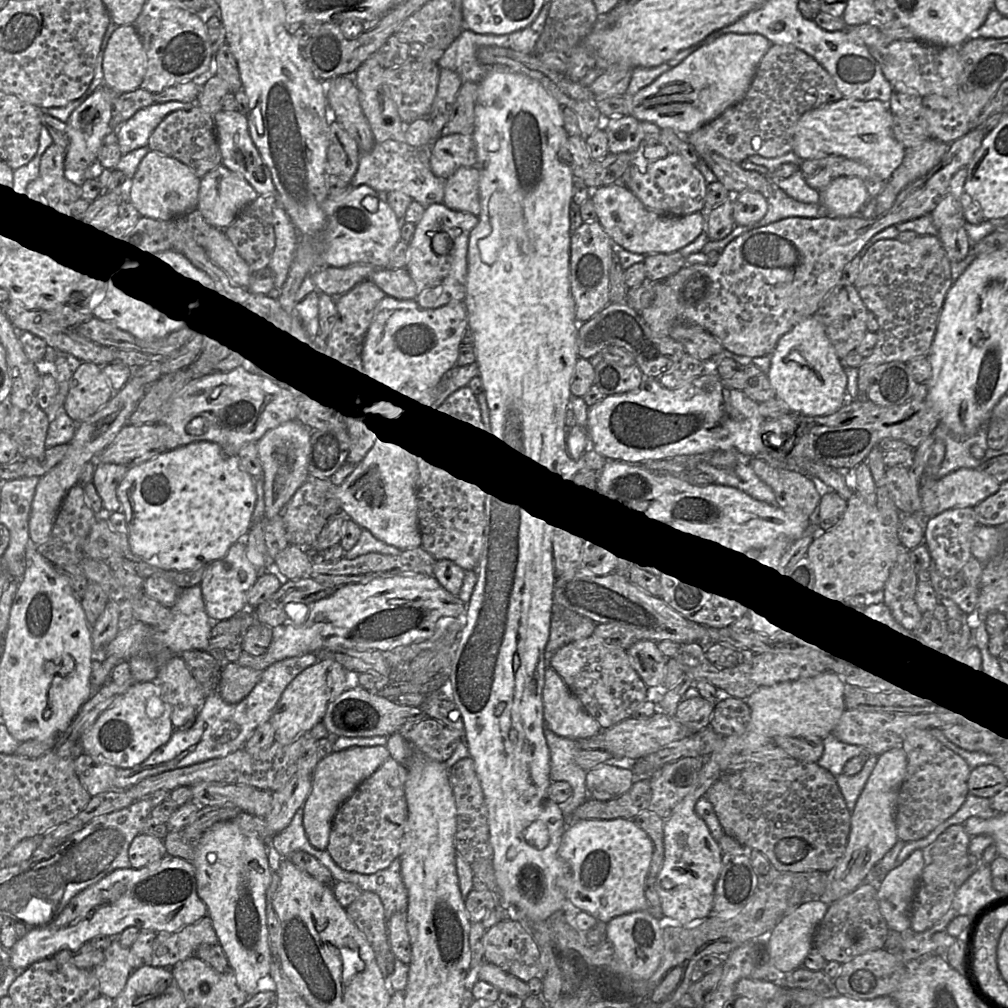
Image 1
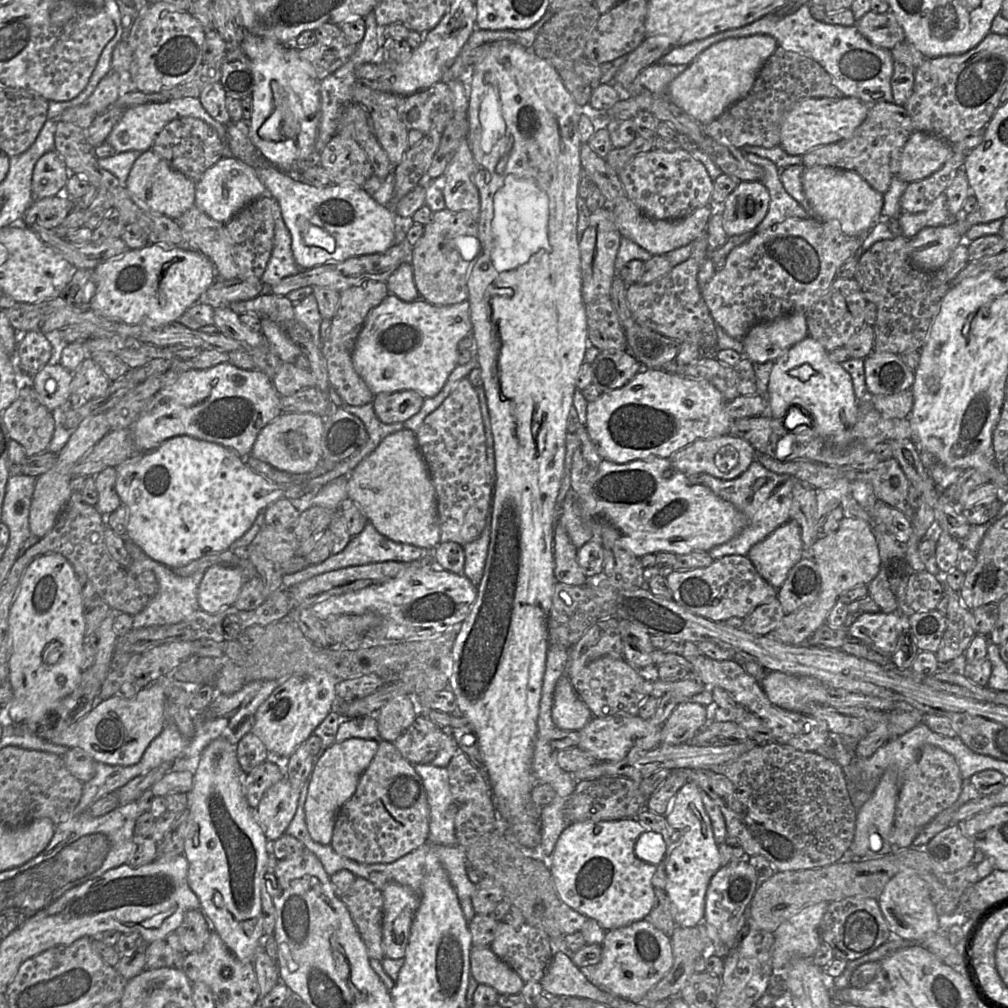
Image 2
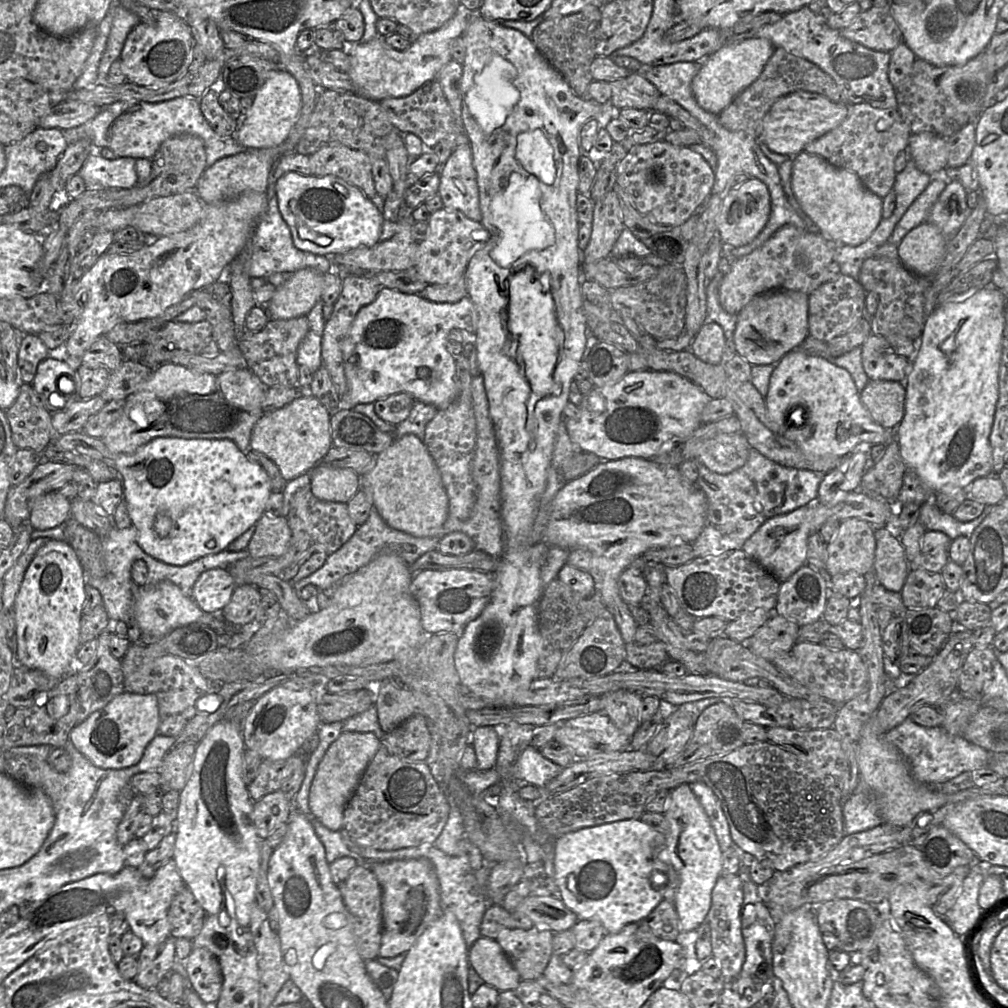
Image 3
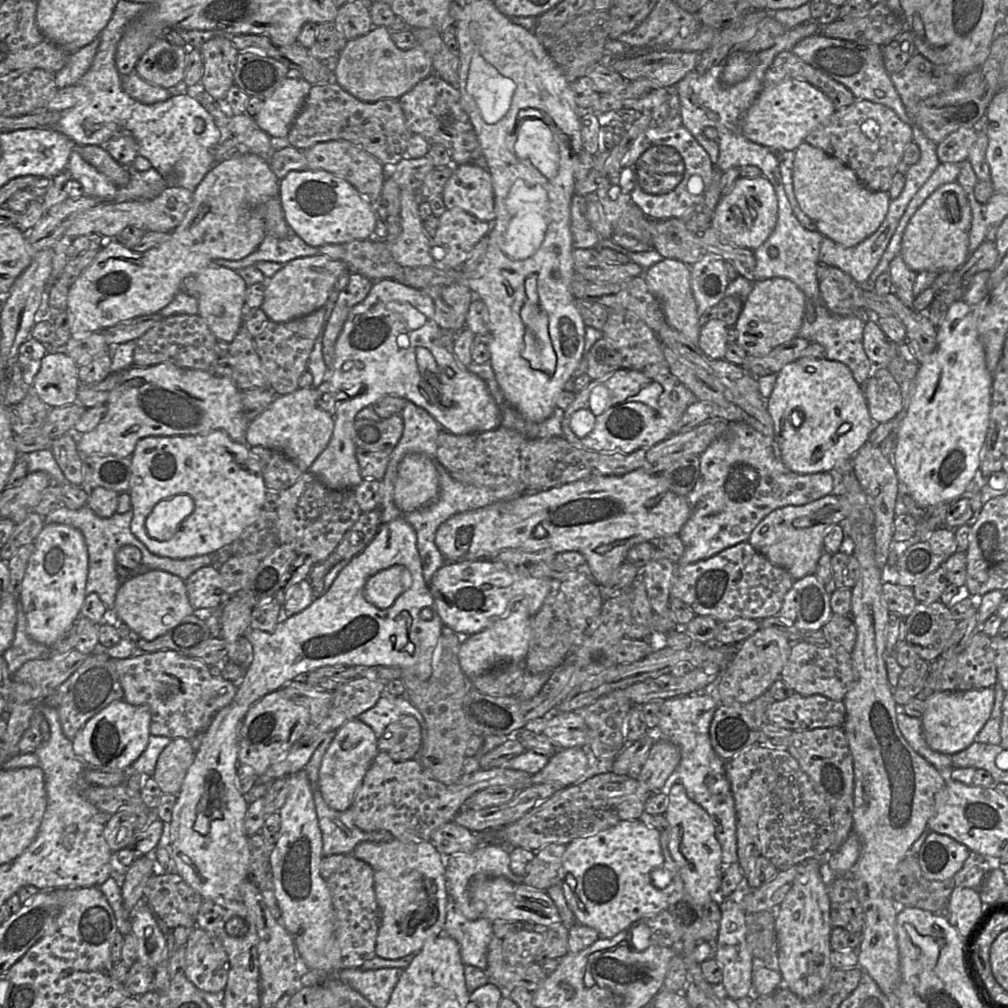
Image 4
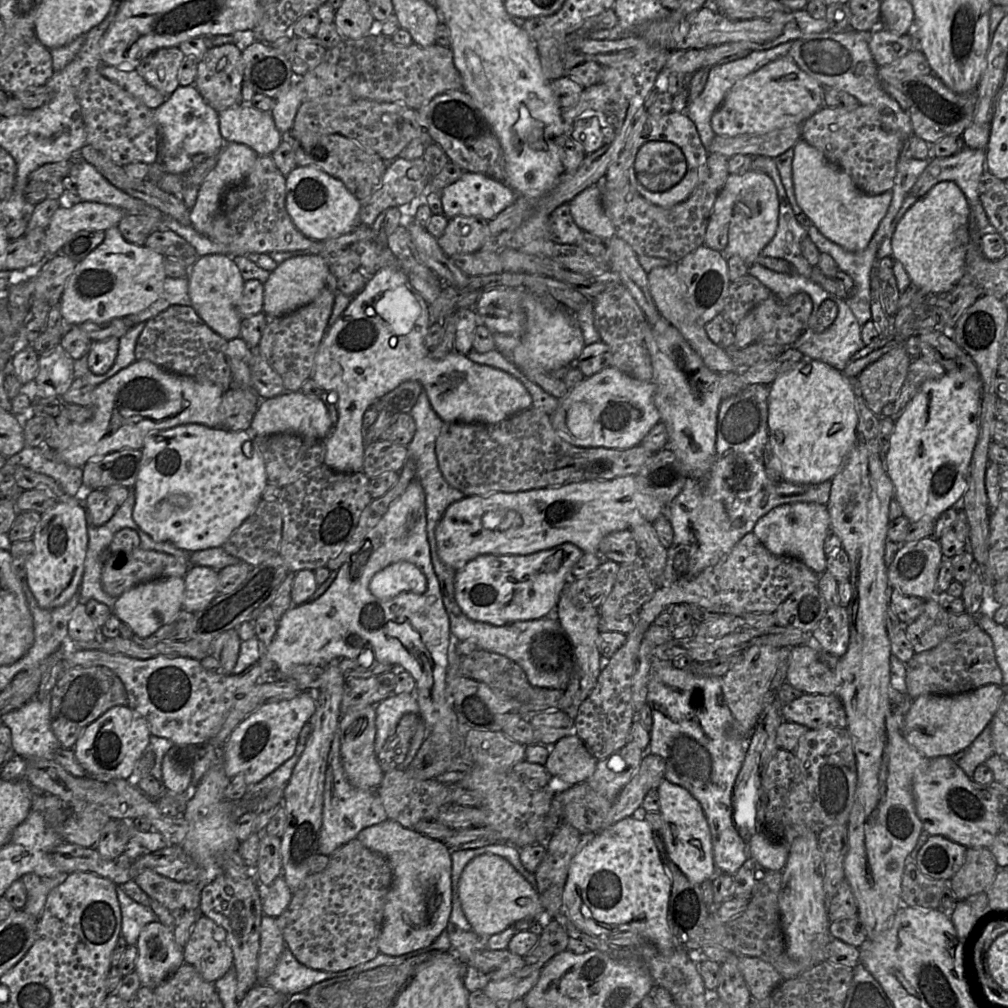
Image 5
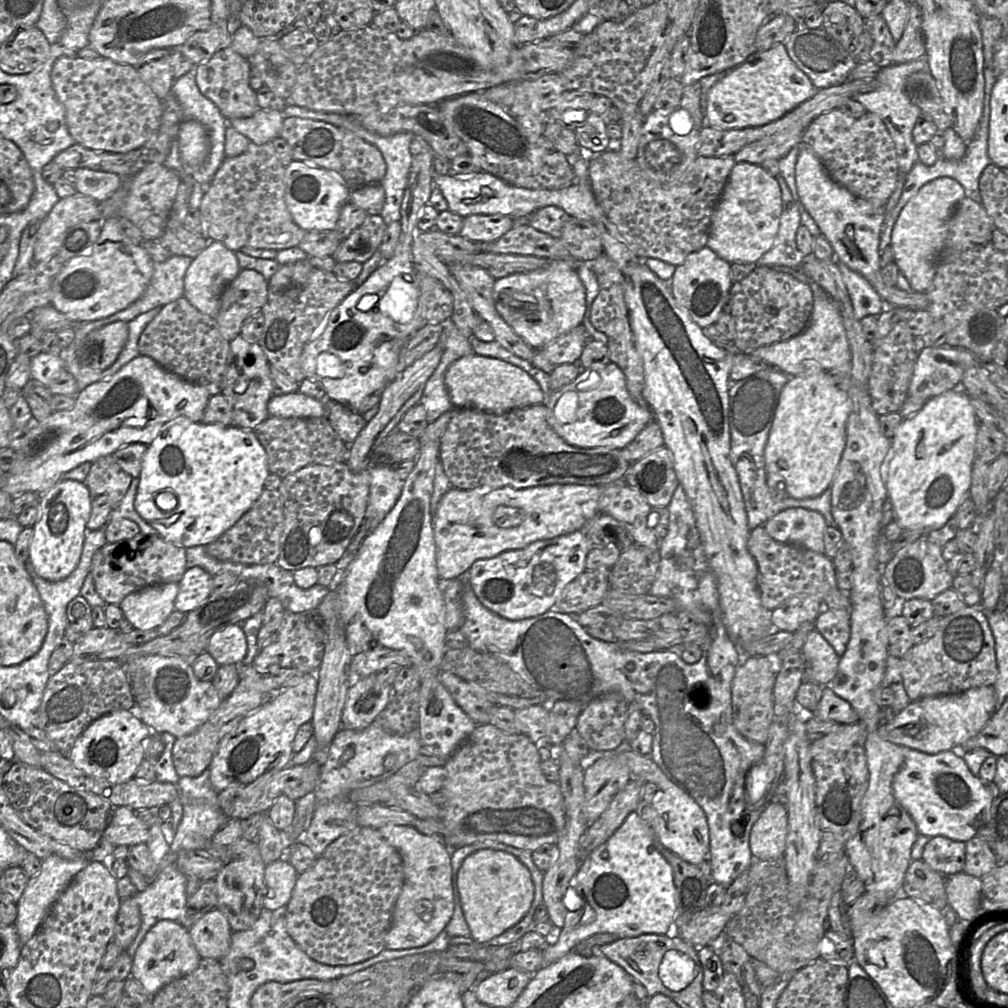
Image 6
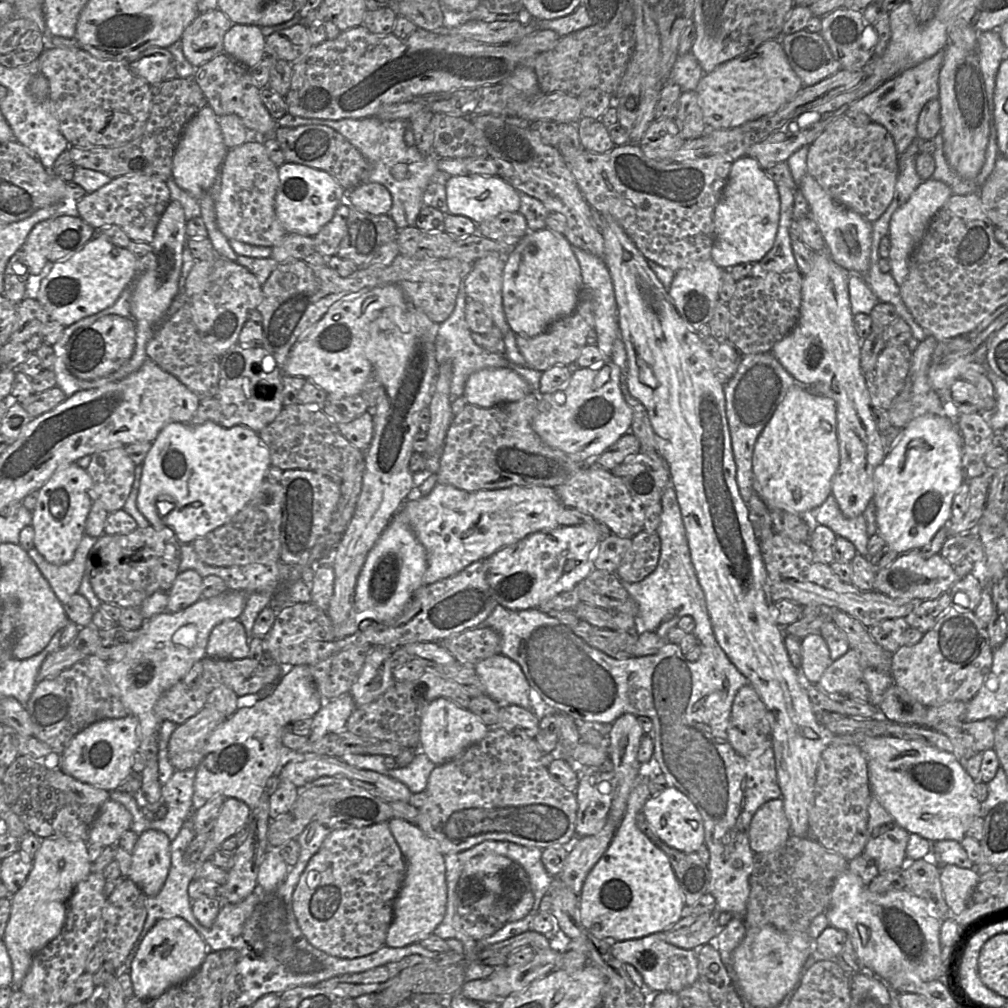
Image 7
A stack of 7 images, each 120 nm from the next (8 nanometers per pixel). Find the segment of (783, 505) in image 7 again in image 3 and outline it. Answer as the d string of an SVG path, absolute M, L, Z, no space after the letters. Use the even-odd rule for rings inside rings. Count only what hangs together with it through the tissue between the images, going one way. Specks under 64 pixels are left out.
M794 349L776 364L770 378L765 404L773 430L794 442L804 453L817 456L844 456L861 443L884 444L887 447L895 438L895 430L885 429L871 418L847 370L830 360L806 354L800 349Z

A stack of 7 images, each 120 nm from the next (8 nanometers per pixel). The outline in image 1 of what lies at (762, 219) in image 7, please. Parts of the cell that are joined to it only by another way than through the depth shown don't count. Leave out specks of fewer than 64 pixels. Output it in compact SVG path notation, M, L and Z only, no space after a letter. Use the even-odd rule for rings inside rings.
M744 191L731 198L735 225L752 225L760 221L767 212L767 199L759 192Z

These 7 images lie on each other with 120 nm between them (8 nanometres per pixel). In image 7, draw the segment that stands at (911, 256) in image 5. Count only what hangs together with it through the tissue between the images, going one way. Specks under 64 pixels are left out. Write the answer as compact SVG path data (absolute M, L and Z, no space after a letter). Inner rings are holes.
M930 178L923 181L909 200L893 214L888 234L891 241L889 261L891 265L890 273L899 286L907 278L911 256L925 235L930 221L952 194L951 188L946 183Z

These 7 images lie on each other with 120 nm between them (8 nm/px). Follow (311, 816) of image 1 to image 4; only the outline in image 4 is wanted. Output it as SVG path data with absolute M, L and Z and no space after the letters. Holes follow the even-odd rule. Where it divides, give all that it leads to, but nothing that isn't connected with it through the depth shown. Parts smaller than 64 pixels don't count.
M357 718L336 731L319 769L319 788L325 802L332 809L345 811L350 808L377 753L378 738L371 727Z

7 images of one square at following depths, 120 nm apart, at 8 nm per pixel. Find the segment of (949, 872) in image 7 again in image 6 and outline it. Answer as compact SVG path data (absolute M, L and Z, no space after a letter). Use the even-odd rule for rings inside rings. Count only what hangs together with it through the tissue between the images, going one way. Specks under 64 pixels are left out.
M959 872L946 877L946 895L949 906L960 920L972 921L980 914L982 880Z

